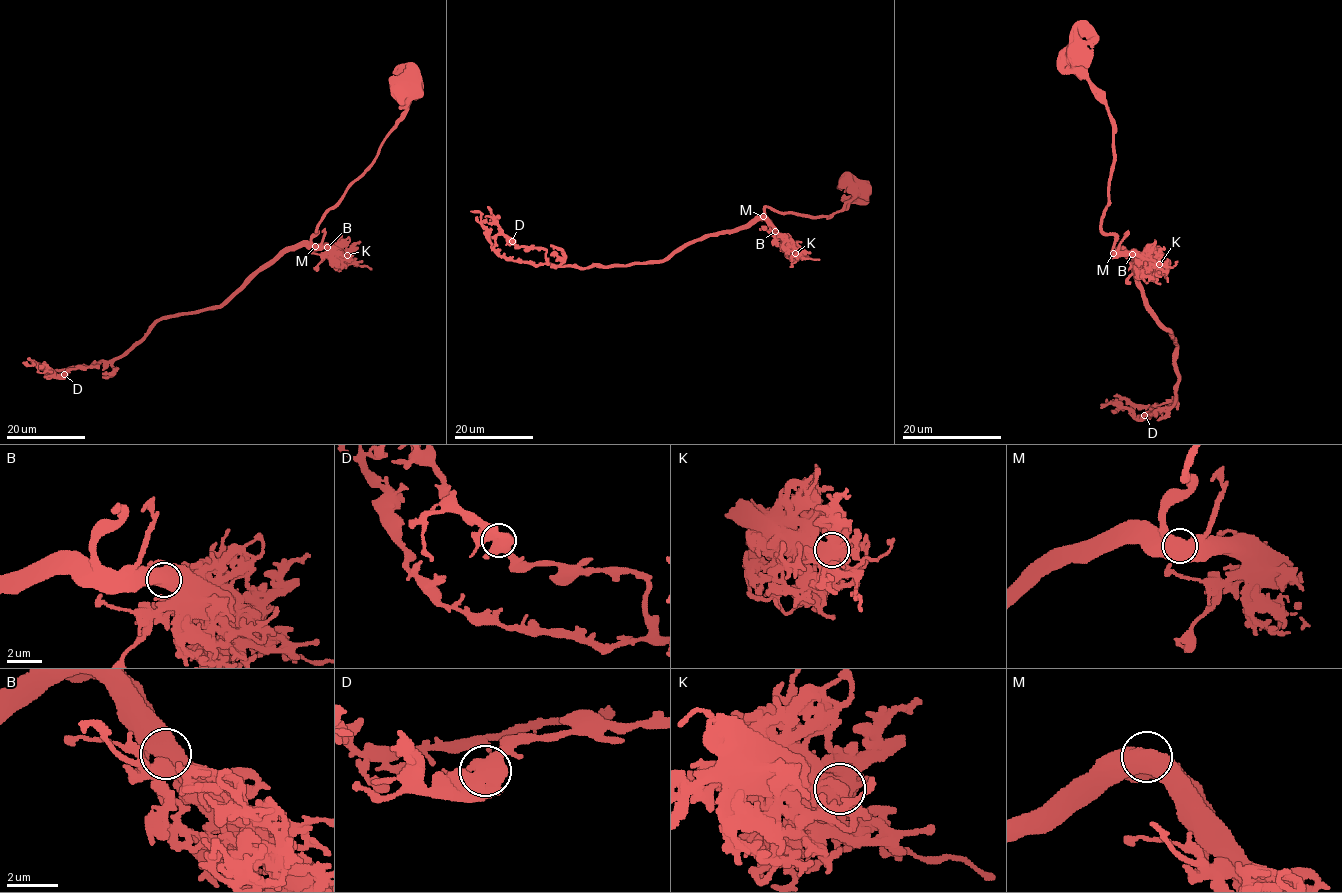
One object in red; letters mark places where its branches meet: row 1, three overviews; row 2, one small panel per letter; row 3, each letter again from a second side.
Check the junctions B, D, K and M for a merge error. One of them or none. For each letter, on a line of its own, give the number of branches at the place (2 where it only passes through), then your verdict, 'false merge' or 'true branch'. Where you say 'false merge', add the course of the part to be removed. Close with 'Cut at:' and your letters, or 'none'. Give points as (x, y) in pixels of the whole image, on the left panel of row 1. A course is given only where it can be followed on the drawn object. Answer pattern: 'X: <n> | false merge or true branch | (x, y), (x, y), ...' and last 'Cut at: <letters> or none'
B: 3 | true branch
D: 3 | true branch
K: 3 | true branch
M: 3 | true branch
Cut at: none

